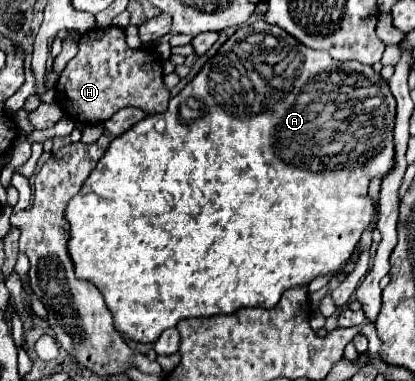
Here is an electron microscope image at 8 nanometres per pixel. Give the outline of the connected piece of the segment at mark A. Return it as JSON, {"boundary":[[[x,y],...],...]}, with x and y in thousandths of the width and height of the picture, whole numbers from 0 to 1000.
{"boundary":[[[636,50],[578,71],[487,186],[410,260],[400,297],[357,302],[265,375],[255,407],[236,423],[193,507],[169,522],[154,570],[169,591],[164,669],[178,690],[178,717],[188,732],[227,743],[275,827],[280,869],[289,869],[304,895],[323,900],[371,900],[390,869],[424,858],[453,832],[554,827],[583,806],[665,806],[689,759],[742,748],[766,722],[795,717],[843,680],[853,643],[906,559],[887,517],[887,480],[896,465],[925,465],[949,438],[949,281],[954,270],[935,218],[916,192],[901,192],[892,171],[858,160],[824,165],[800,155],[790,134],[742,129]]]}

